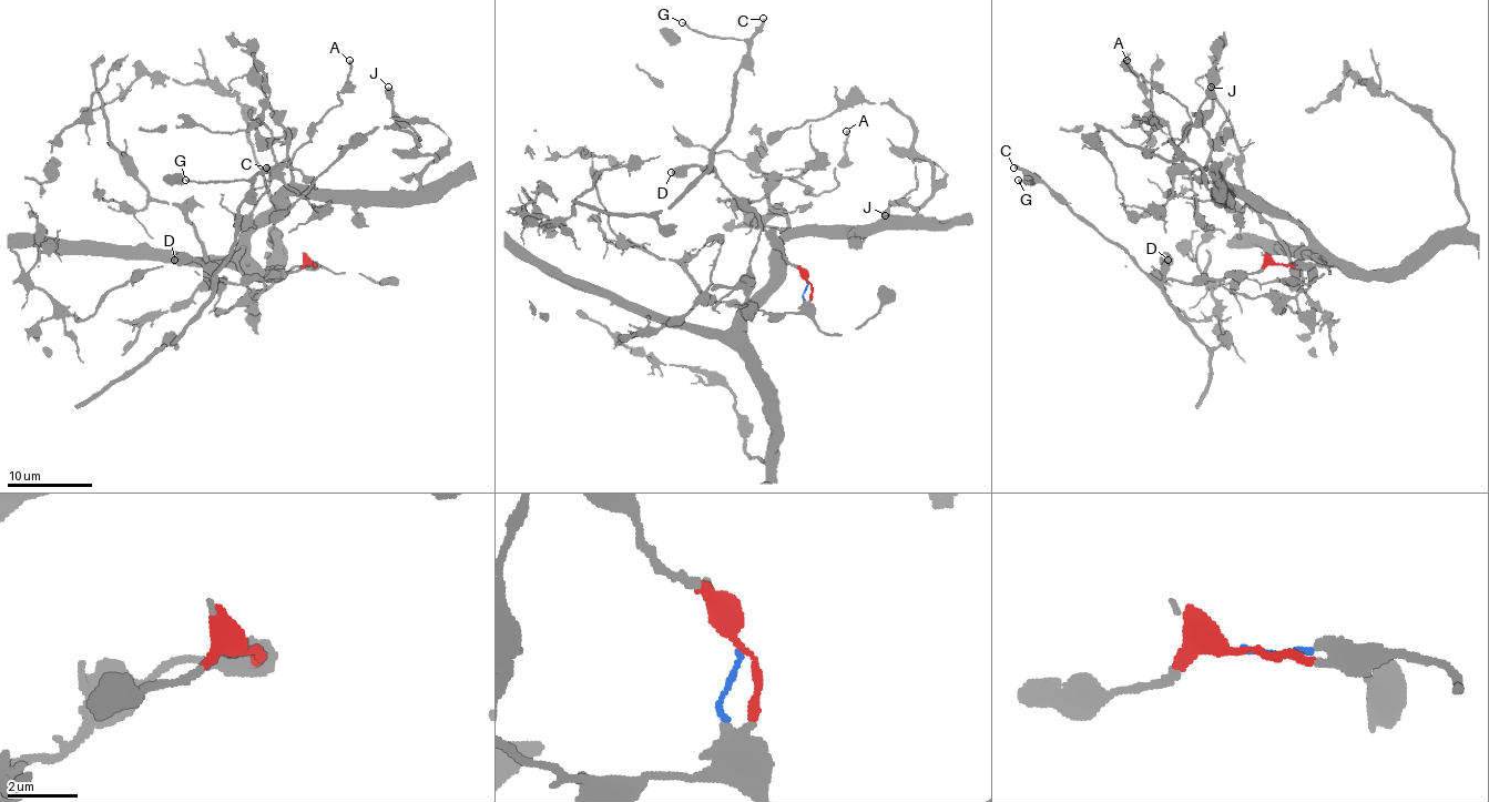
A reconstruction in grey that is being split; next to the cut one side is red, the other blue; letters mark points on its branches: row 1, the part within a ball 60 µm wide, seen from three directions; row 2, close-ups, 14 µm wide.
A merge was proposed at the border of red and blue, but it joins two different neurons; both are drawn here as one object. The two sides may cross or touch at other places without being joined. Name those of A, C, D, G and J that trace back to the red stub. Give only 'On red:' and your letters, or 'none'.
On red: C, D, G

